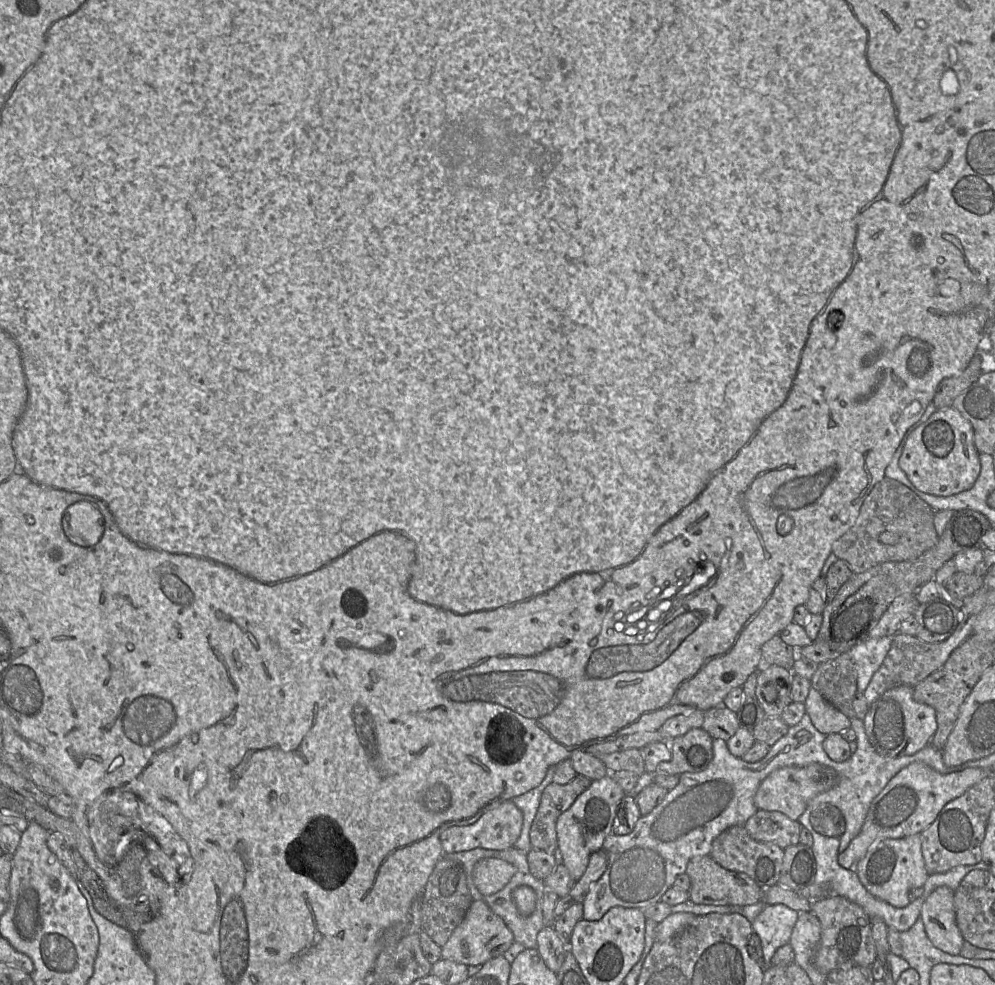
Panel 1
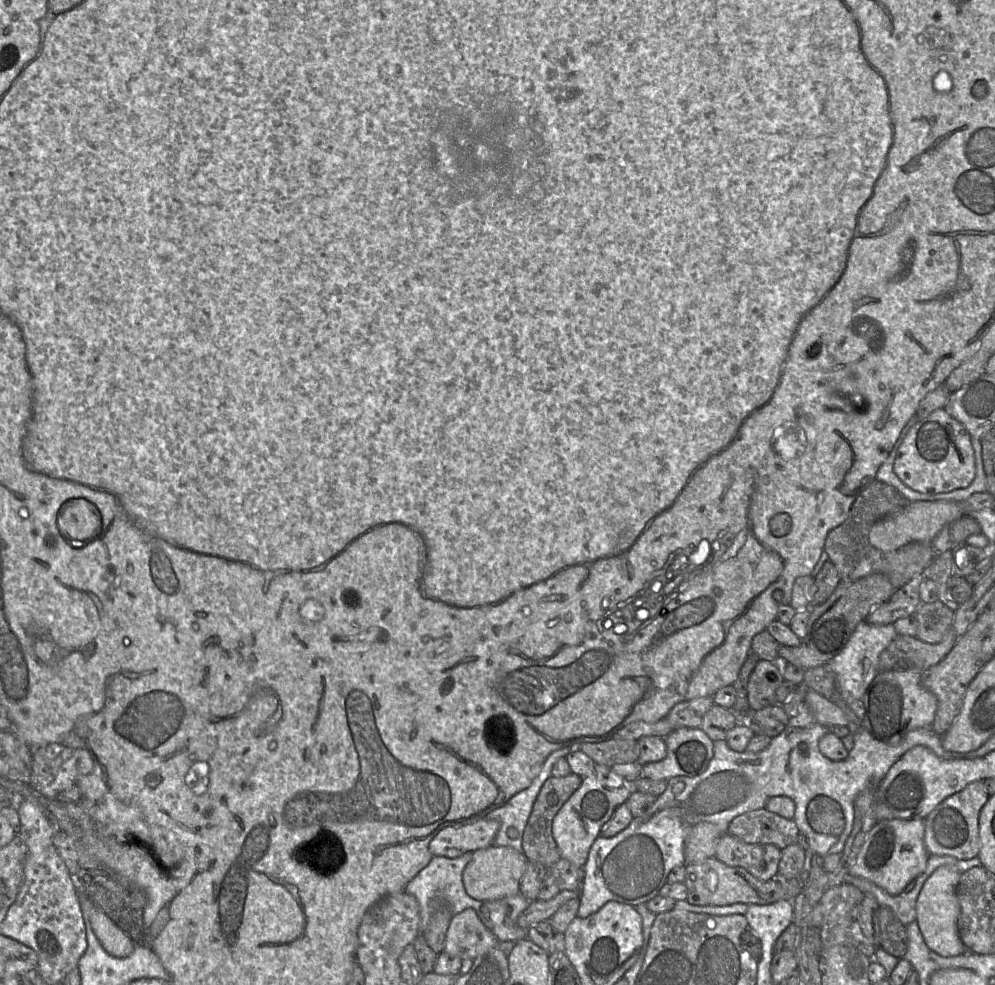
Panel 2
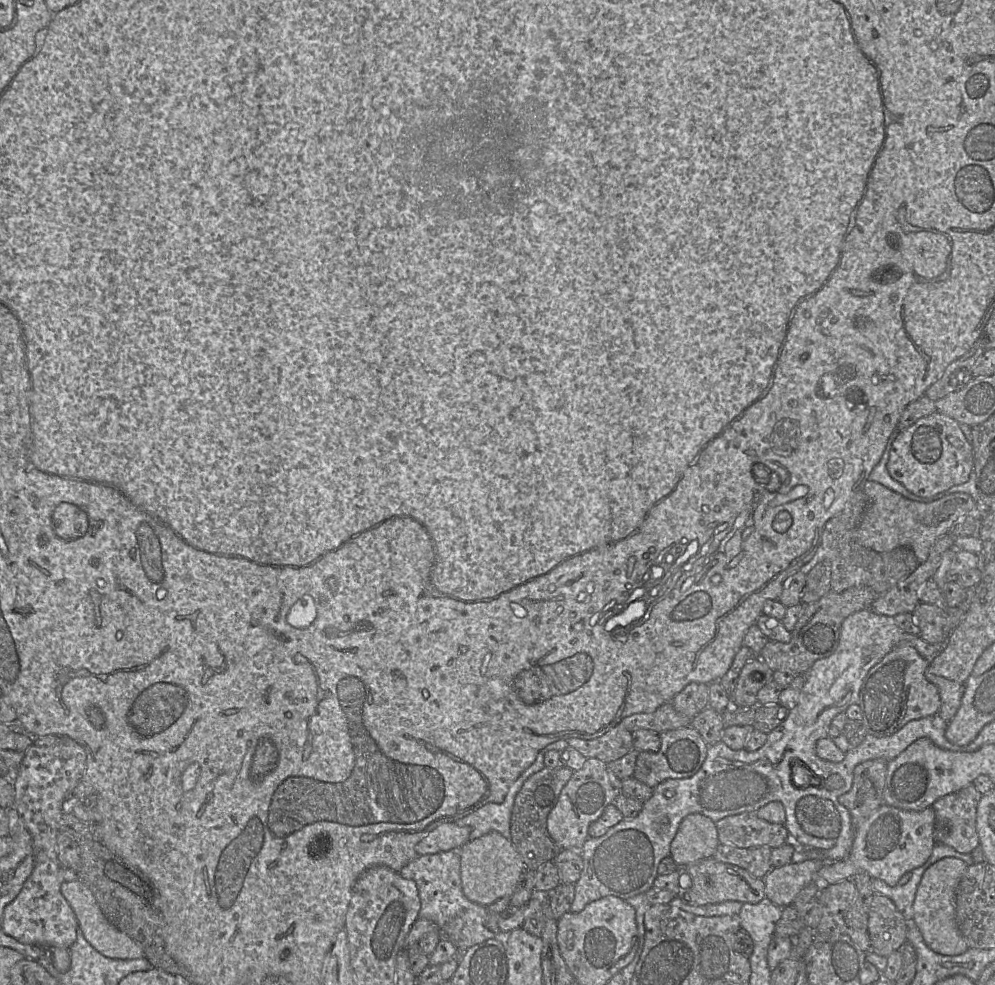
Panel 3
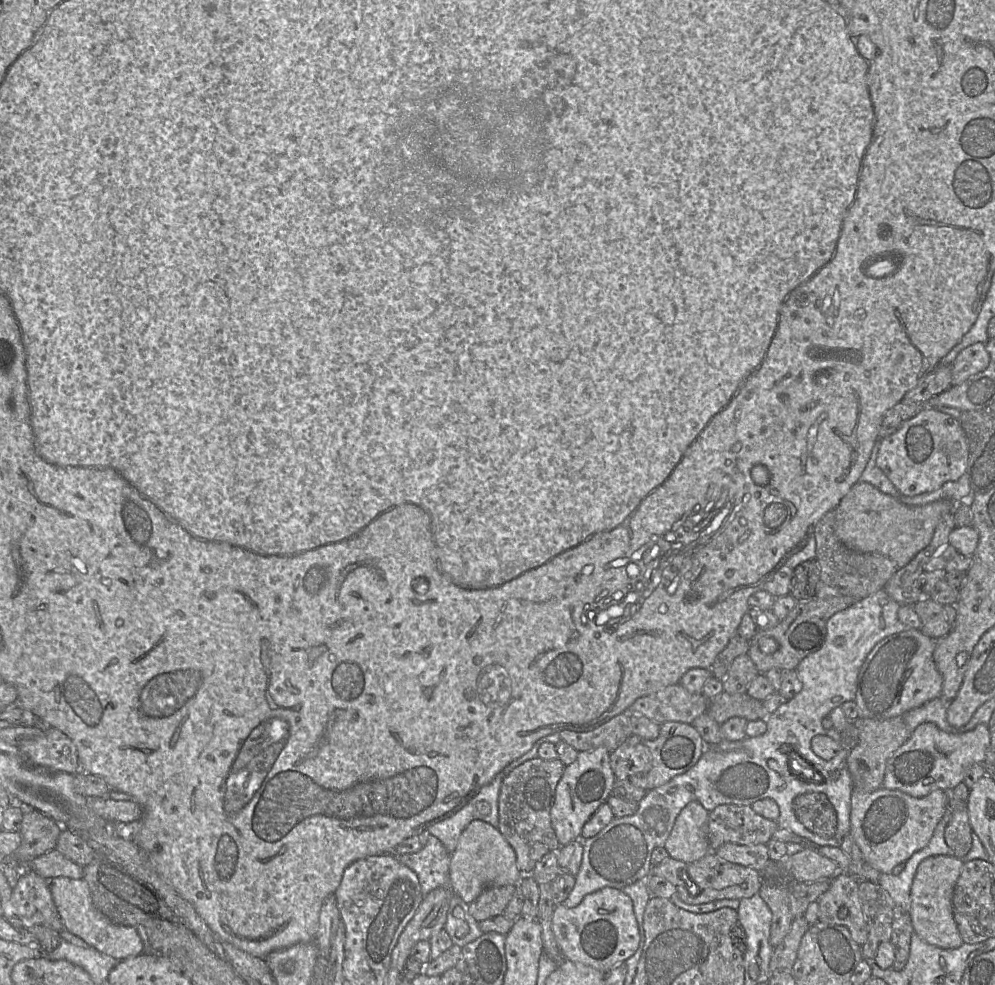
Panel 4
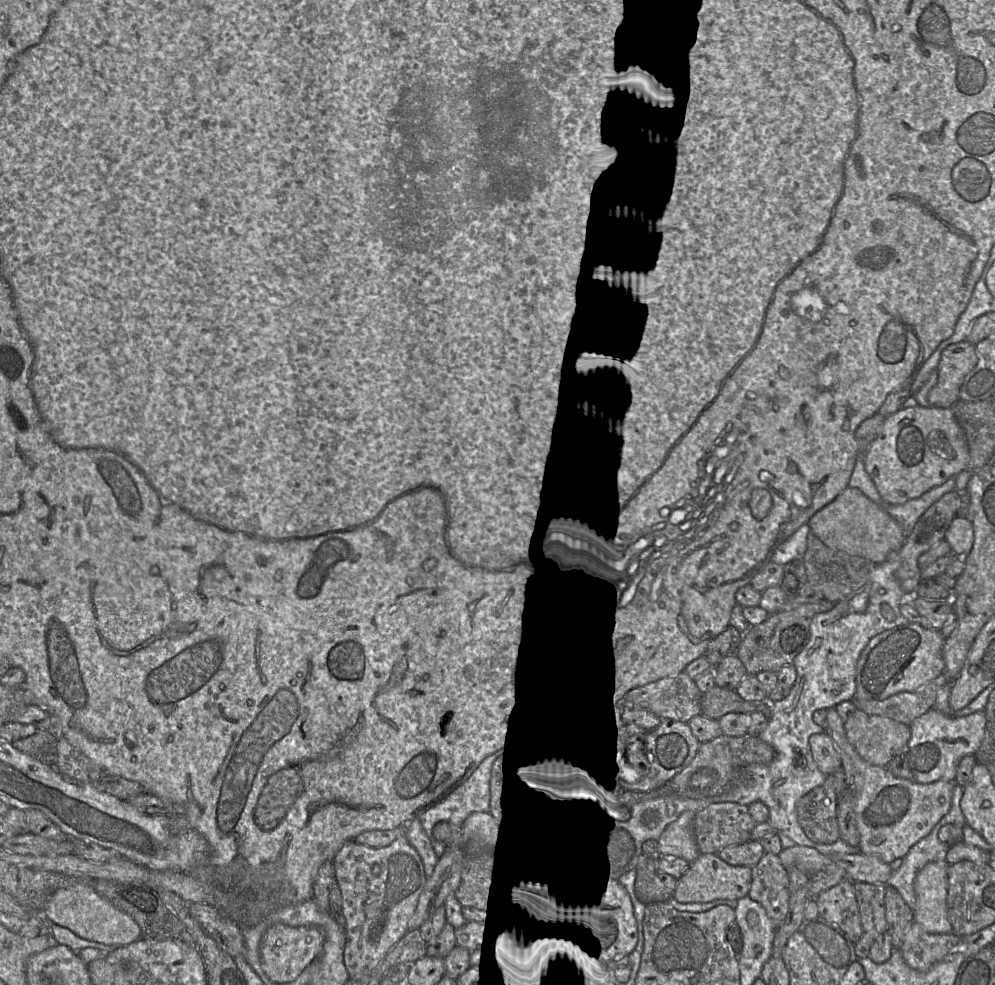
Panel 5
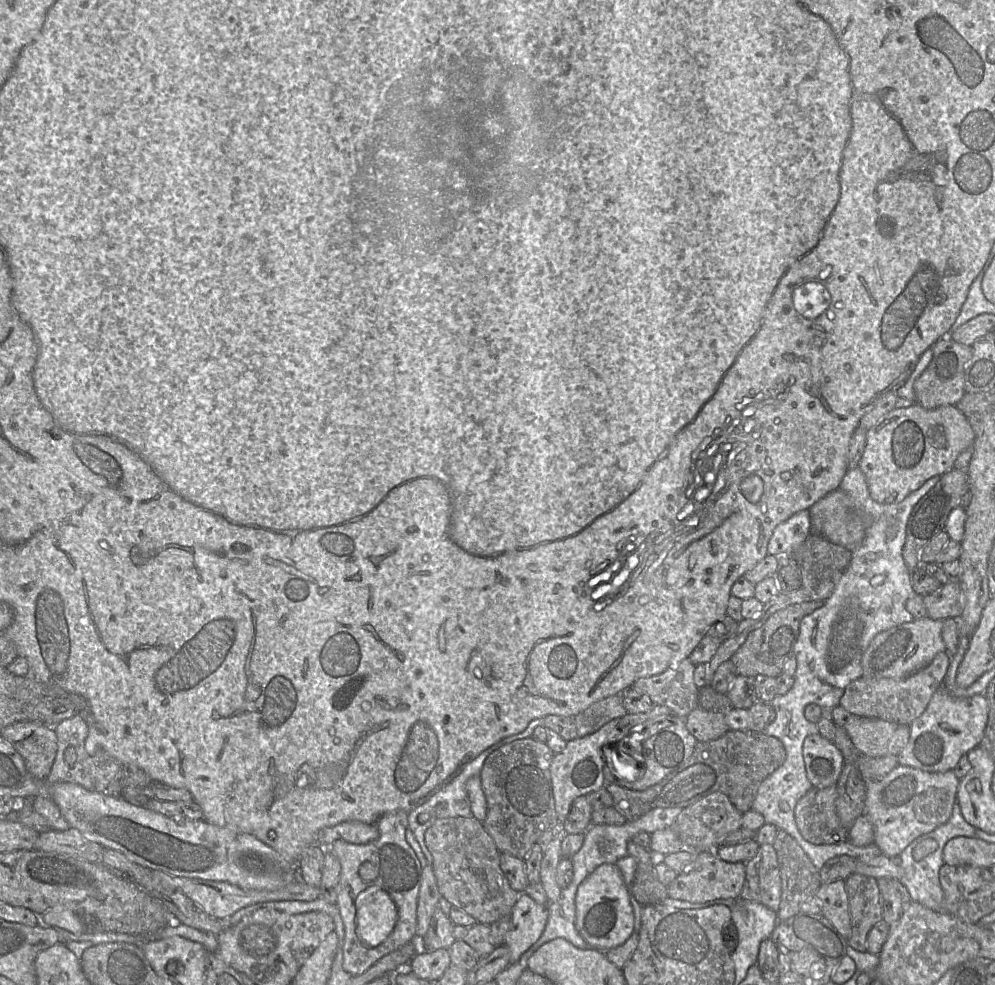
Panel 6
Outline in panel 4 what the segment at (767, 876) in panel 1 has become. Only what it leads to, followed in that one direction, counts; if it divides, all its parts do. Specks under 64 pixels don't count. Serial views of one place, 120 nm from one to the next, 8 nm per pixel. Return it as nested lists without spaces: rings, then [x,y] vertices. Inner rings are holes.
[[[724,844],[712,852],[715,852],[717,857],[722,860],[747,868],[753,868],[759,872],[761,872],[770,861],[767,844]]]

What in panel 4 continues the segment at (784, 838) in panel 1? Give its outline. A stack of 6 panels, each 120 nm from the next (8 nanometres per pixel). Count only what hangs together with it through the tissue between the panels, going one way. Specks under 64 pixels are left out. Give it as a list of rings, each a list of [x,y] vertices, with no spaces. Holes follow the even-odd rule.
[[[725,804],[709,812],[708,840],[712,851],[724,844],[767,844],[778,829],[777,821],[758,815],[751,806]]]

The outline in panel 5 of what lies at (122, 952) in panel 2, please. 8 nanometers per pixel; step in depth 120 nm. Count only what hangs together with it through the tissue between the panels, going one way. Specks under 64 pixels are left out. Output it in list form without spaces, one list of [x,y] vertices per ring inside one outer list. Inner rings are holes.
[[[74,881],[59,888],[40,913],[46,923],[66,927],[81,938],[109,946],[127,946],[142,938],[141,929],[134,919],[98,895],[90,881]]]

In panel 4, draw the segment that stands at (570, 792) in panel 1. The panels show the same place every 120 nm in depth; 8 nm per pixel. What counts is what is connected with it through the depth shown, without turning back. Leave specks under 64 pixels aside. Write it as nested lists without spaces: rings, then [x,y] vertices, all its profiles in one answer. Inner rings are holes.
[[[536,757],[514,768],[501,783],[498,830],[514,849],[517,867],[523,874],[531,875],[536,863],[545,854],[558,852],[561,847],[551,824],[550,811],[564,768],[559,759]]]

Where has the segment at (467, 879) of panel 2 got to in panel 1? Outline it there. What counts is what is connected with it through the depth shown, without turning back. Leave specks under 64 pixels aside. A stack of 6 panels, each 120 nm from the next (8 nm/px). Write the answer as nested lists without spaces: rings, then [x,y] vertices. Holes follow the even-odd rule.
[[[485,858],[473,869],[473,881],[481,894],[488,896],[503,889],[516,873],[516,868],[500,858]]]

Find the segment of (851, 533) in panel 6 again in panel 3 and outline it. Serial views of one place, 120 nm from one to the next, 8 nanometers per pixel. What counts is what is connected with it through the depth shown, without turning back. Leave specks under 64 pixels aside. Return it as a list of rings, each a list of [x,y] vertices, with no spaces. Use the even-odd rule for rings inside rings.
[[[866,480],[864,482],[862,491],[867,496],[868,505],[857,528],[858,542],[862,546],[876,552],[889,552],[898,547],[909,547],[915,553],[920,564],[927,559],[935,542],[943,535],[949,533],[952,526],[971,512],[977,504],[973,497],[962,492],[948,494],[932,502],[916,502],[905,498],[878,482],[871,480]]]

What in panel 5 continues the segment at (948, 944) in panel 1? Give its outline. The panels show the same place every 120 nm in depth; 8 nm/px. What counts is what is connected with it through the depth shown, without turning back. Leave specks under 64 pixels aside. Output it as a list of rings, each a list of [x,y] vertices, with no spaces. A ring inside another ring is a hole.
[[[946,860],[930,862],[917,873],[914,880],[914,922],[931,934],[953,932],[947,914],[949,866]]]

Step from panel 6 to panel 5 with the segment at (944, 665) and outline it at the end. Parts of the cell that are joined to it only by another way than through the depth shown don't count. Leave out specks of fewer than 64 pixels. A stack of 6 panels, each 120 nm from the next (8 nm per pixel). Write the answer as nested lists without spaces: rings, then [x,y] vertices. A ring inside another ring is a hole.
[[[942,674],[915,691],[900,692],[885,700],[853,699],[853,702],[858,710],[869,715],[879,715],[910,725],[934,707],[938,690],[948,682],[947,676]]]

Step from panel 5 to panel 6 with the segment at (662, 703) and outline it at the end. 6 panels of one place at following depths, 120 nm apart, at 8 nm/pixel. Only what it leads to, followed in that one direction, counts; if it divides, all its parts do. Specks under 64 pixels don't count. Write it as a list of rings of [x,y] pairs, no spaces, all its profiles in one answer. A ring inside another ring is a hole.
[[[688,657],[661,674],[636,680],[631,687],[647,694],[655,705],[666,706],[674,715],[685,719],[699,706],[695,667]]]

